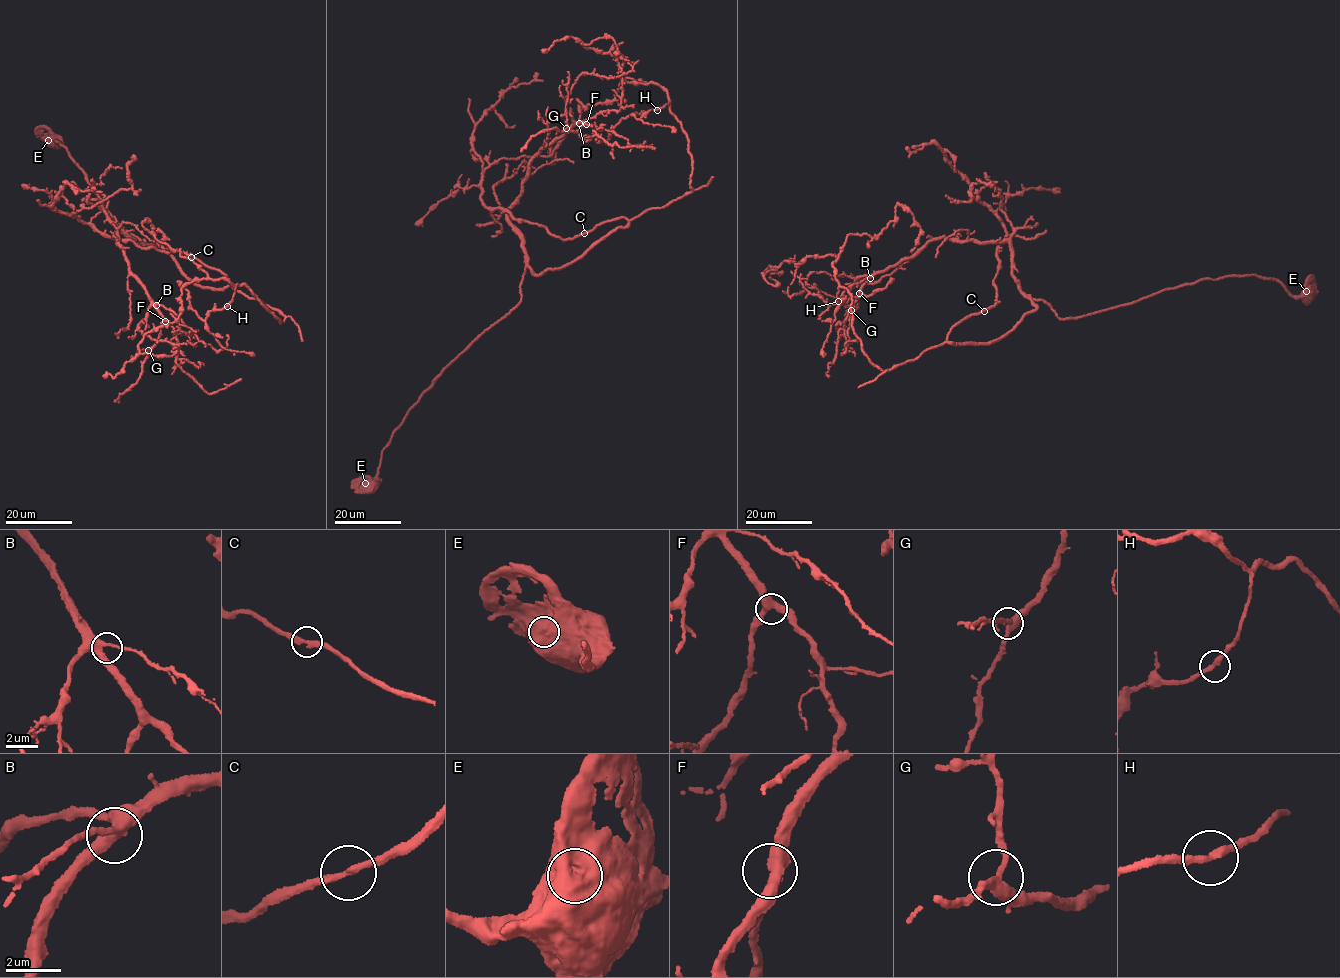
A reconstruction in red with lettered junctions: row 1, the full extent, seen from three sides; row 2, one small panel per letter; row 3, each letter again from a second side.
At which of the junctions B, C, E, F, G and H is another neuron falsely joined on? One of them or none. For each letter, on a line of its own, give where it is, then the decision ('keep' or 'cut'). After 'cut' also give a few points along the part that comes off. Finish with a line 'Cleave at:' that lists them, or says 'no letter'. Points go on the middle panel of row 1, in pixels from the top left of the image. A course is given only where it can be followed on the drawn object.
B: at (579, 123); keep
C: at (584, 233); keep
E: at (365, 483); keep
F: at (586, 124); keep
G: at (566, 128); keep
H: at (657, 110); keep
Cleave at: no letter

